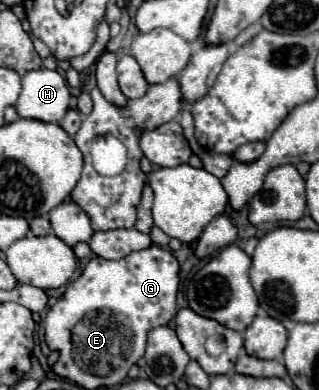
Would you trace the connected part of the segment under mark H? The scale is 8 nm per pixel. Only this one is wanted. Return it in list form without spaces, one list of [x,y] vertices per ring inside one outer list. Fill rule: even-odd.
[[[50,69],[28,71],[22,77],[22,93],[16,101],[20,117],[44,123],[60,123],[68,111],[68,81]]]

